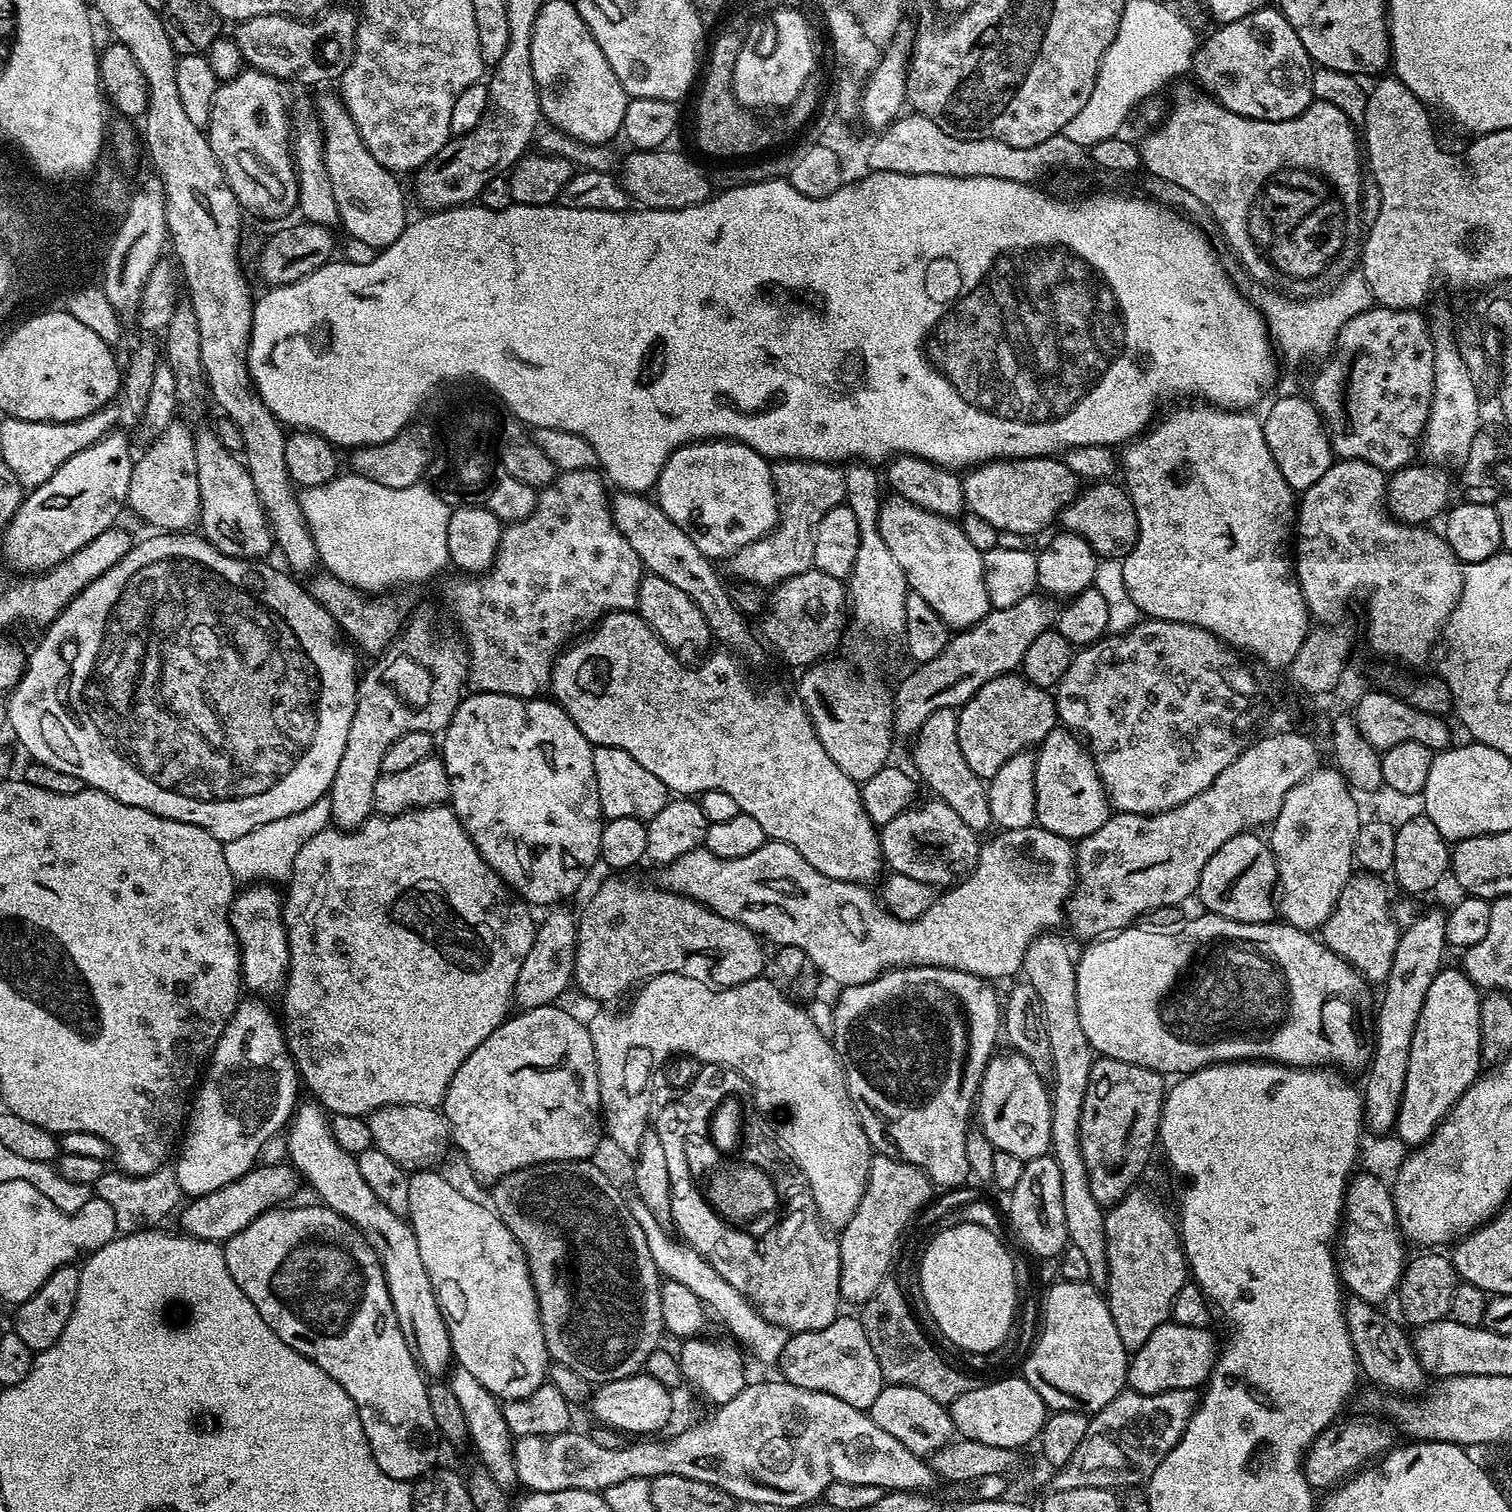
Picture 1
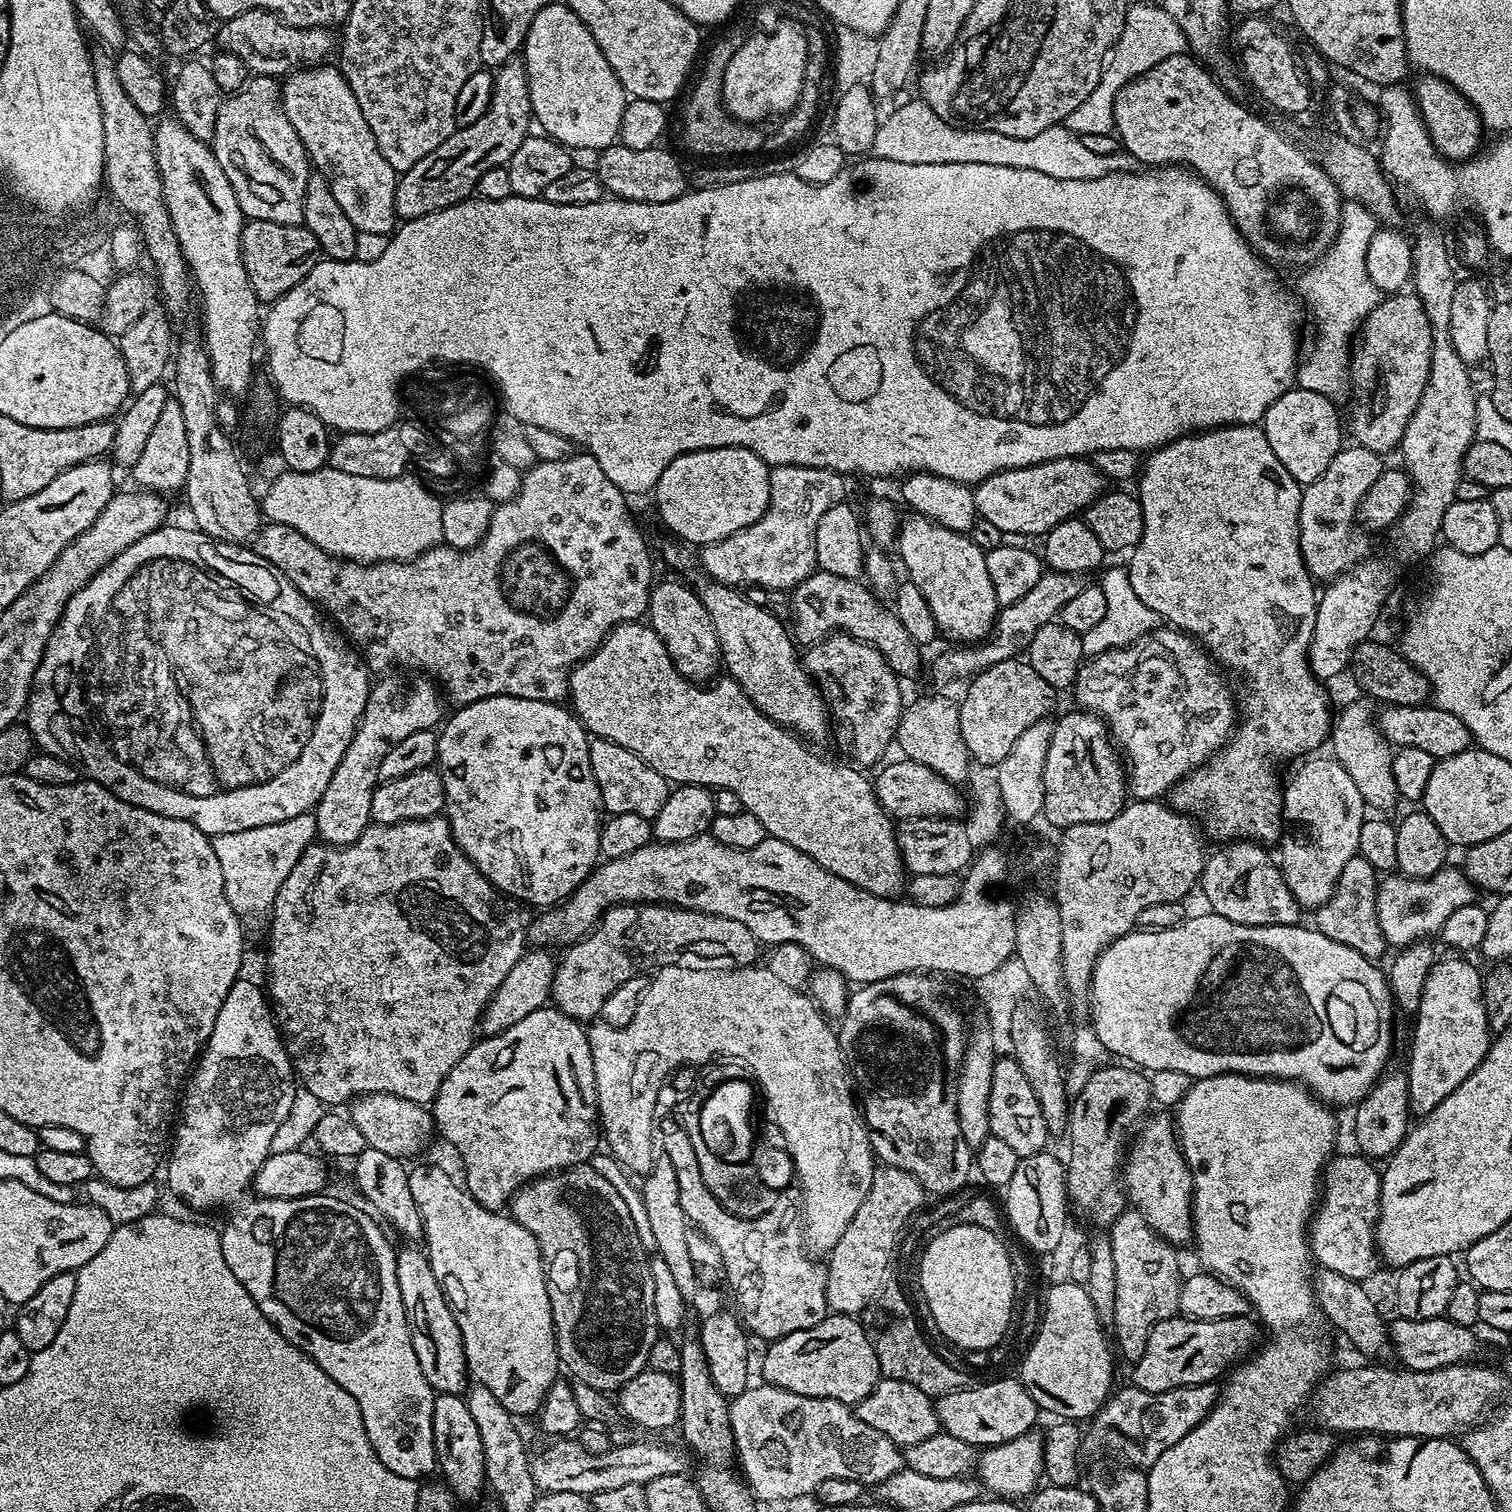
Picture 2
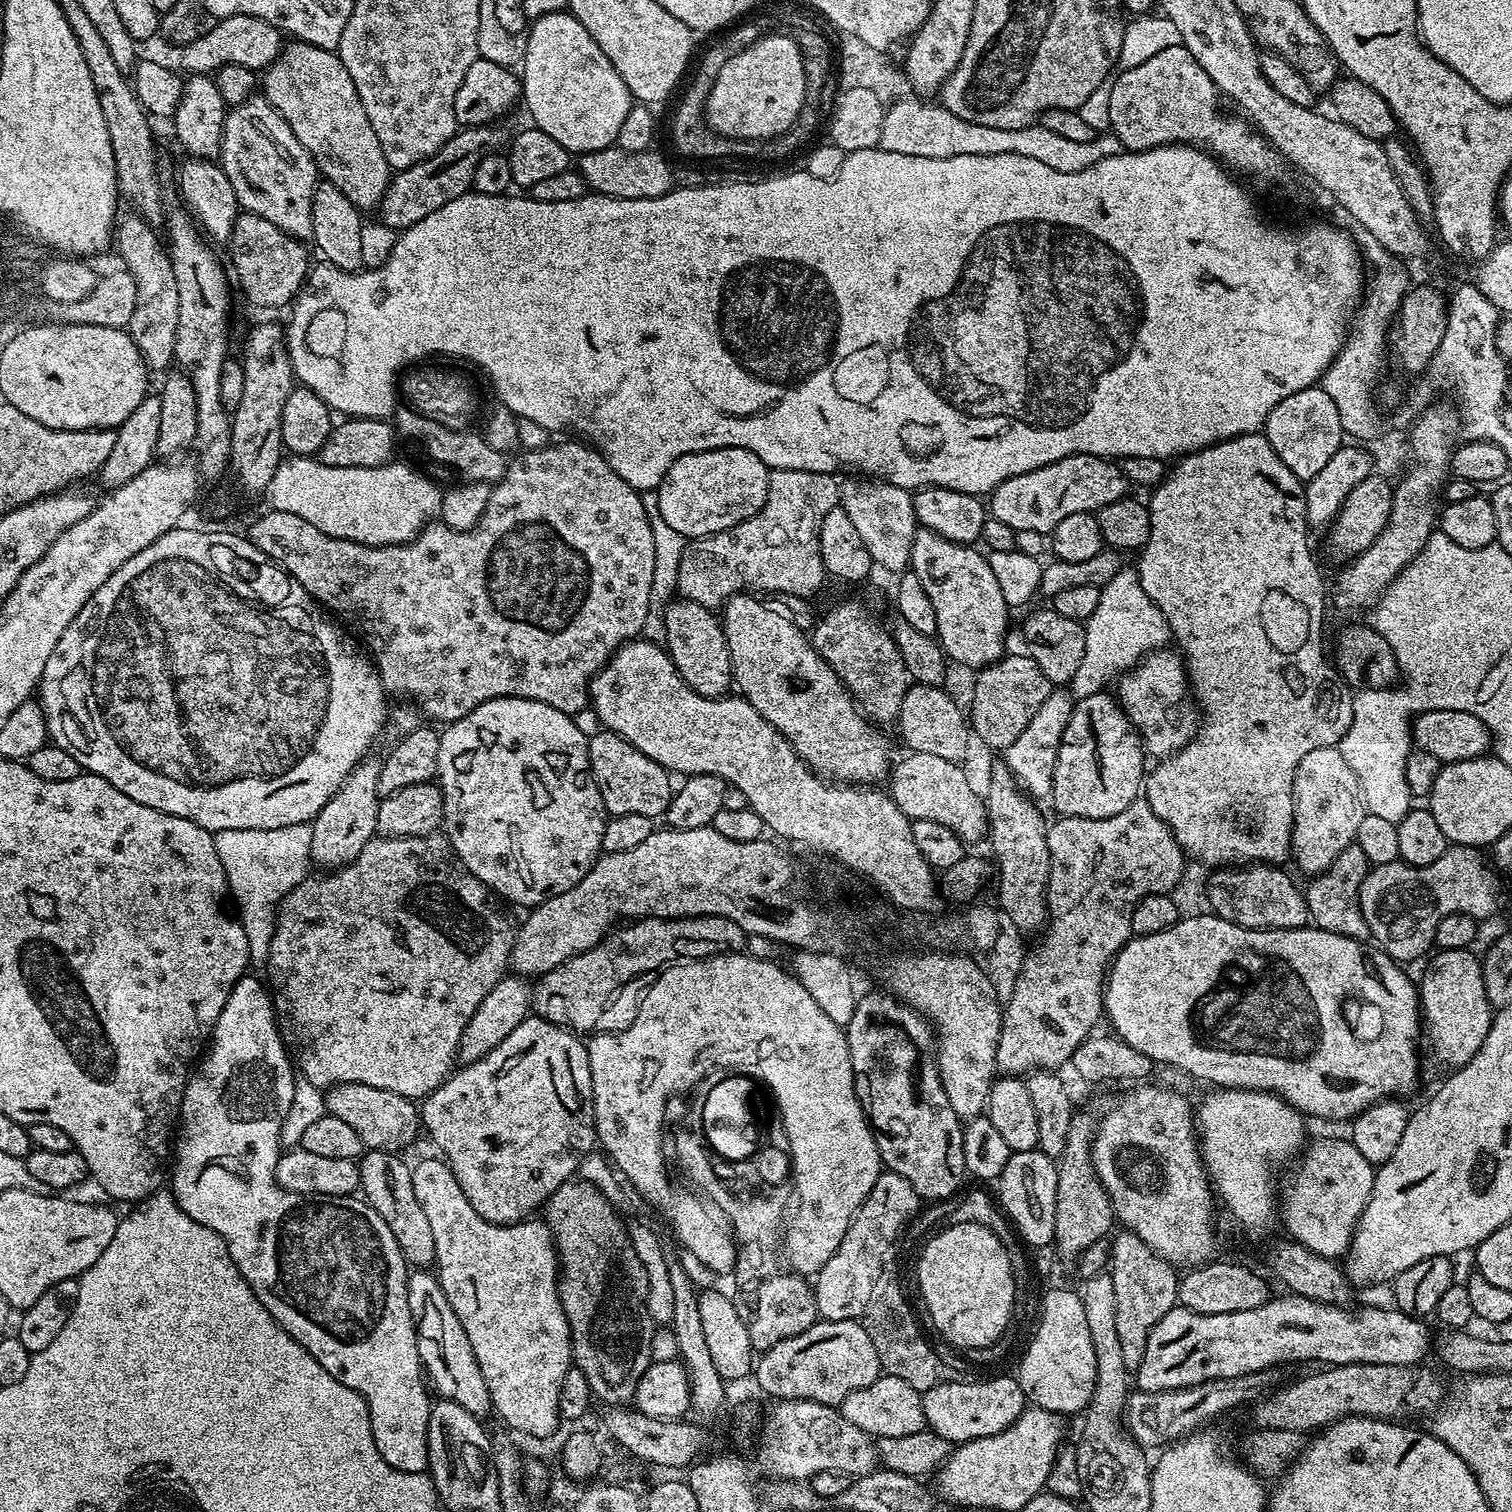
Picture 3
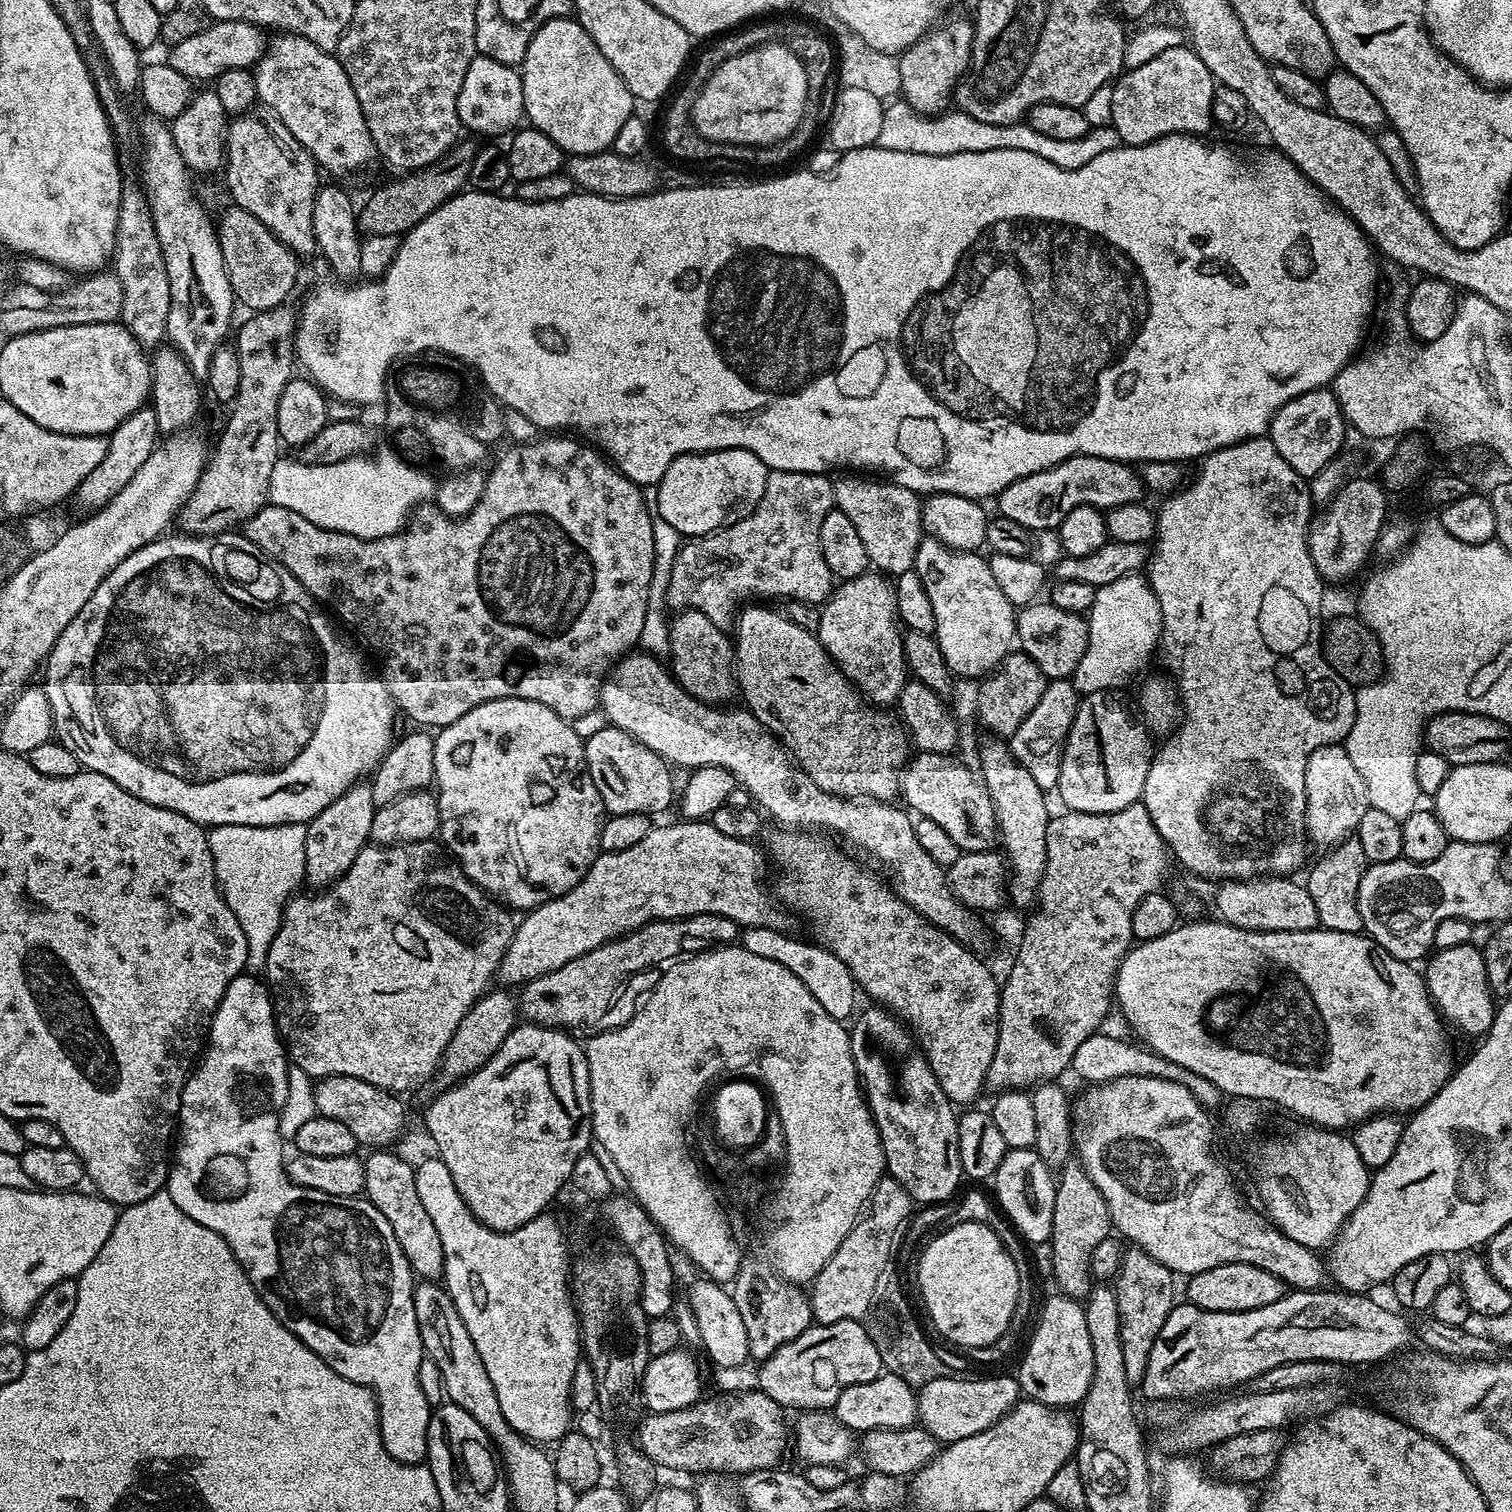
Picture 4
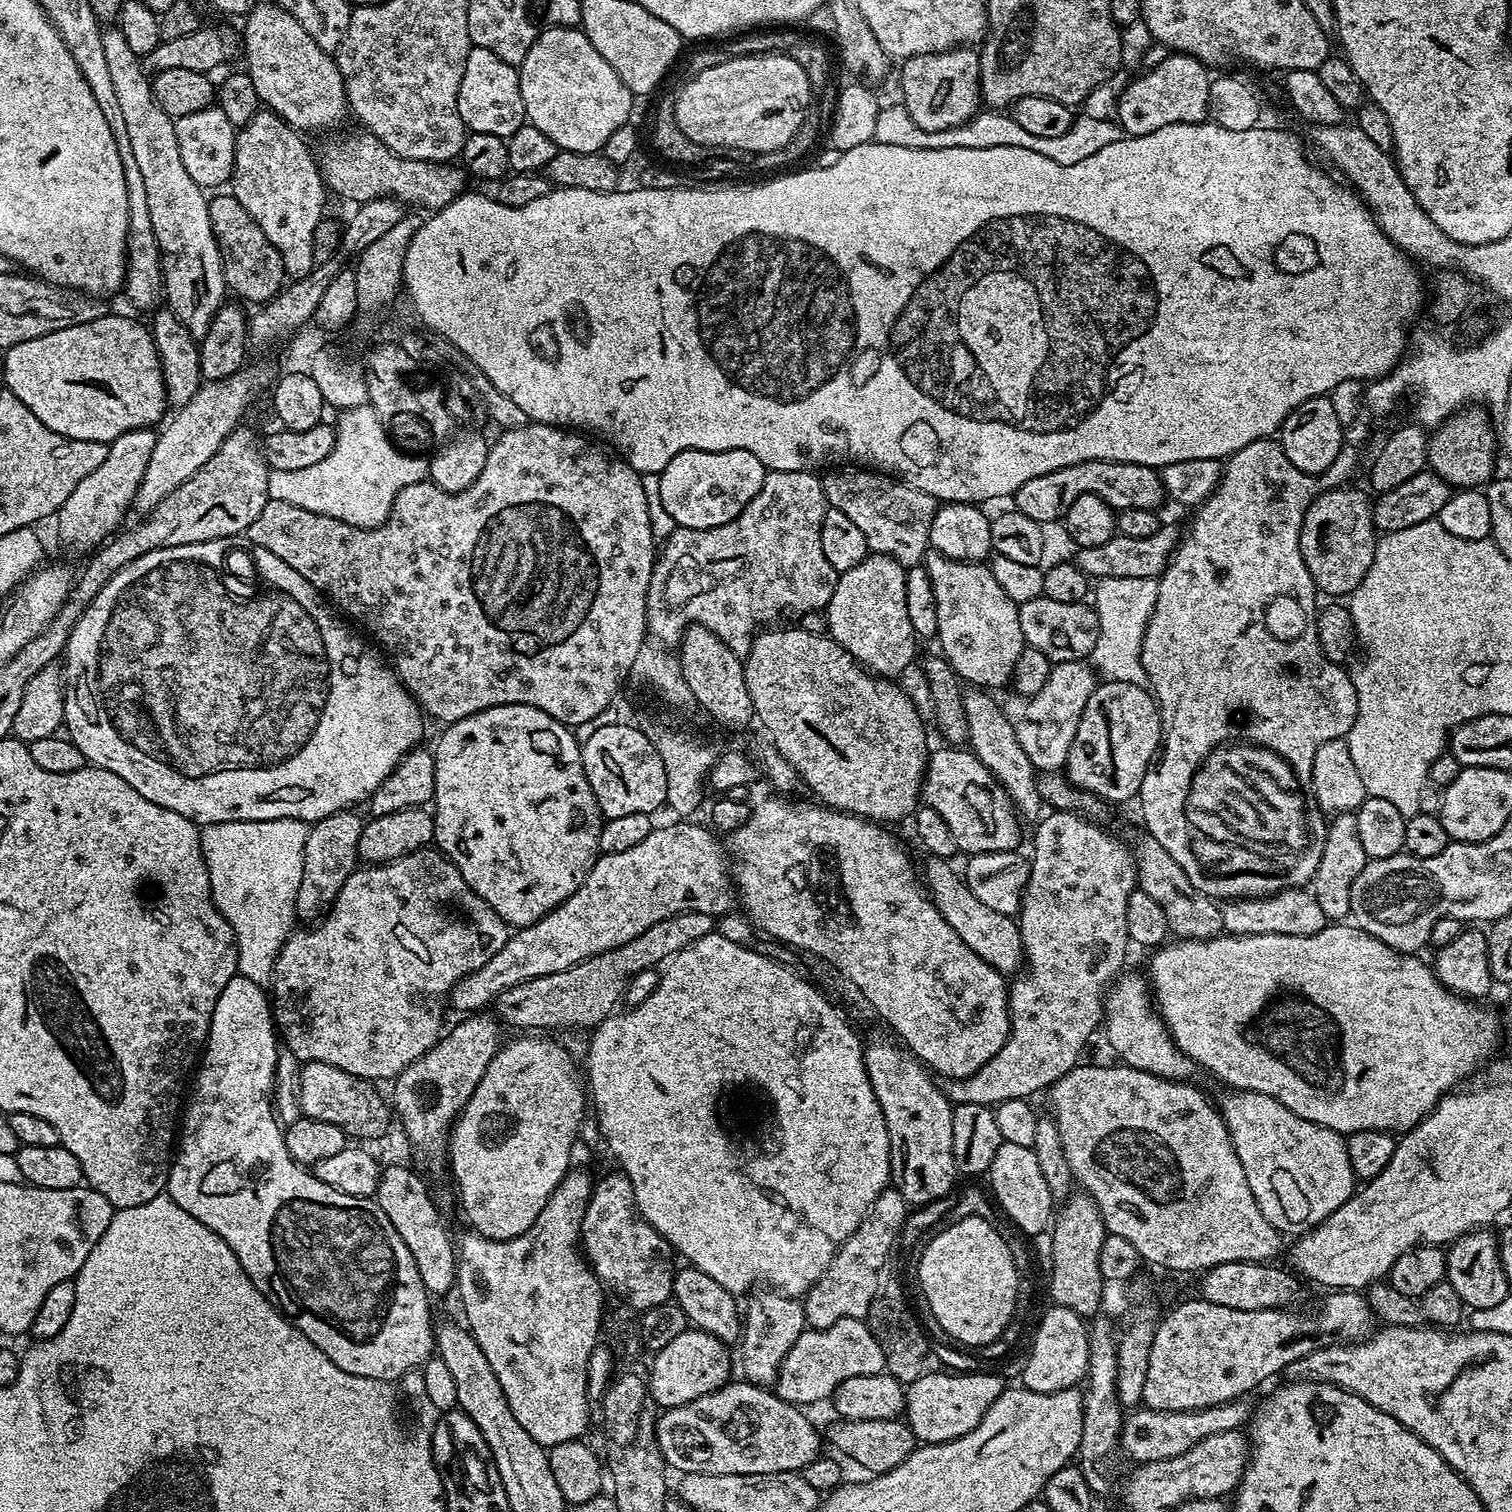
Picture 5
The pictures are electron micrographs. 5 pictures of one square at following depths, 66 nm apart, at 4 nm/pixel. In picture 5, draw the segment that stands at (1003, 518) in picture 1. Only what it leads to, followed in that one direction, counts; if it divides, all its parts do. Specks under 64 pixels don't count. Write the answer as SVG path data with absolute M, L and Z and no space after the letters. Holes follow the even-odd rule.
M1087 460L1038 478L1030 478L1014 497L1014 508L1034 522L1049 526L1063 521L1066 510L1074 503L1074 498L1082 494L1098 494L1113 510L1137 508L1138 510L1156 510L1160 503L1165 503L1164 487L1160 485L1160 473L1157 469L1130 462L1117 460Z

